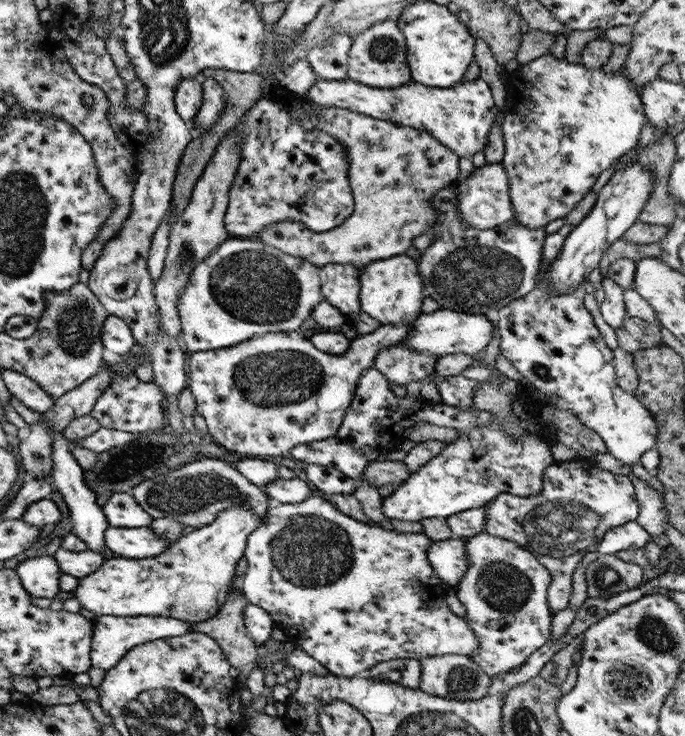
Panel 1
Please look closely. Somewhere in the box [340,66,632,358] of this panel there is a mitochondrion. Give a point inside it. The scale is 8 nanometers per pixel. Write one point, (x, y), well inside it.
(474, 277)

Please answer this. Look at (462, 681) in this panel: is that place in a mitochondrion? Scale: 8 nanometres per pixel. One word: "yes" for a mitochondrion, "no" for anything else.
yes

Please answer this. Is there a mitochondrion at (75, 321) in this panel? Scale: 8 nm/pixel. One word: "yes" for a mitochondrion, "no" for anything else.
yes

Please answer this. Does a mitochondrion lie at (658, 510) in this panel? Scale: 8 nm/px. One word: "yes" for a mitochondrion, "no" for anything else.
no

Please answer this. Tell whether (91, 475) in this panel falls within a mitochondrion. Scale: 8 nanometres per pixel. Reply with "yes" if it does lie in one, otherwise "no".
no

